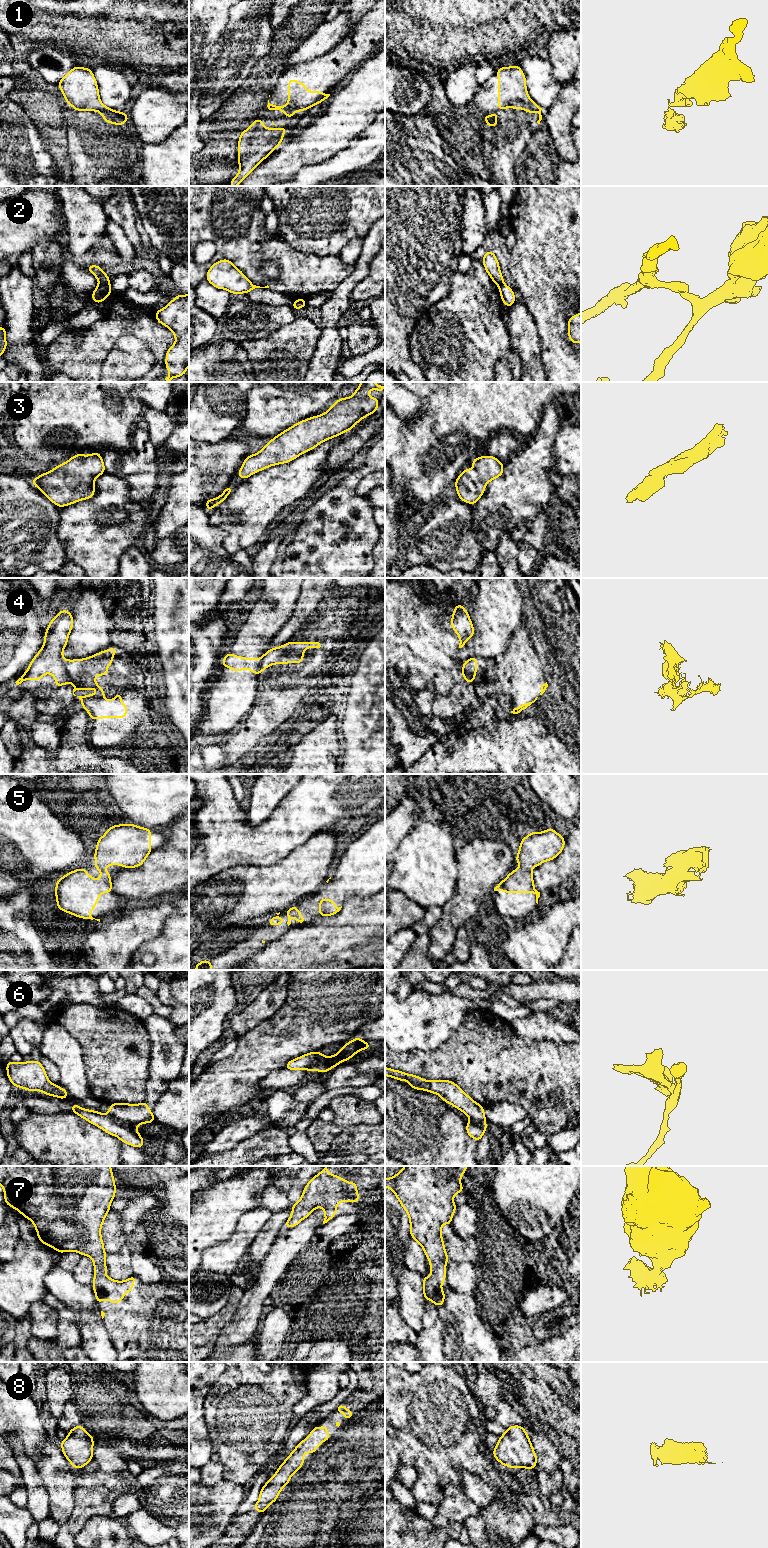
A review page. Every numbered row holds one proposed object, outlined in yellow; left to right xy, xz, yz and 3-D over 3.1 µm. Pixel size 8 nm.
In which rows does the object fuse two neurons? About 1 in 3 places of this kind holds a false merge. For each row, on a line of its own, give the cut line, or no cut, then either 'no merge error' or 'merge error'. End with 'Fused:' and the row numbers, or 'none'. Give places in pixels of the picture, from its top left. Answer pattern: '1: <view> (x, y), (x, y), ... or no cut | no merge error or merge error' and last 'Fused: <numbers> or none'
1: no cut | no merge error
2: xy (99, 283), (109, 284) | merge error
3: no cut | no merge error
4: xy (66, 660), (66, 671), (71, 681) | merge error
5: no cut | no merge error
6: xy (108, 1114), (122, 1123), (135, 1127) | merge error
7: no cut | no merge error
8: no cut | no merge error
Fused: 2, 4, 6

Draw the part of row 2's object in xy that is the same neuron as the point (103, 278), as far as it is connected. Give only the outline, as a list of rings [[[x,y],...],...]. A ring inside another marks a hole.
[[[89,265],[86,269],[97,278],[99,284],[110,284],[109,276],[101,270],[99,265]]]

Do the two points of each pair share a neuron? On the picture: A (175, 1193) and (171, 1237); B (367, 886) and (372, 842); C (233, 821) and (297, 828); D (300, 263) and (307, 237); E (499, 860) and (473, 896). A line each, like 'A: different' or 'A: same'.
A: same
B: same
C: same
D: different
E: same

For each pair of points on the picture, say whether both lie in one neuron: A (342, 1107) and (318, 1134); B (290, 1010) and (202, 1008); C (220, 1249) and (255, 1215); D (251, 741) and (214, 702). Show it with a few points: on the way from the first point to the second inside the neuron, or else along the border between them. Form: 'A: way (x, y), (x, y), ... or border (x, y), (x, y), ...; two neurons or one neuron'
A: way (342, 1115), (326, 1131); one neuron
B: border (286, 988), (284, 1003), (272, 1015), (258, 1024); two neurons
C: way (231, 1244), (236, 1243), (253, 1226); one neuron
D: border (242, 720), (238, 723); two neurons

